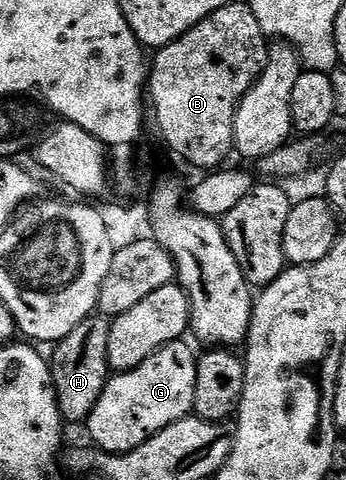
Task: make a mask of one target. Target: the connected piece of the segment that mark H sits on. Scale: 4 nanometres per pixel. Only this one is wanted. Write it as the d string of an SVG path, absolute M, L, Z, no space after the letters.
M91 315L85 317L63 341L53 346L54 386L63 422L84 423L92 415L96 403L100 403L100 395L104 395L106 382L112 376L108 363L109 334L110 321L101 315Z

